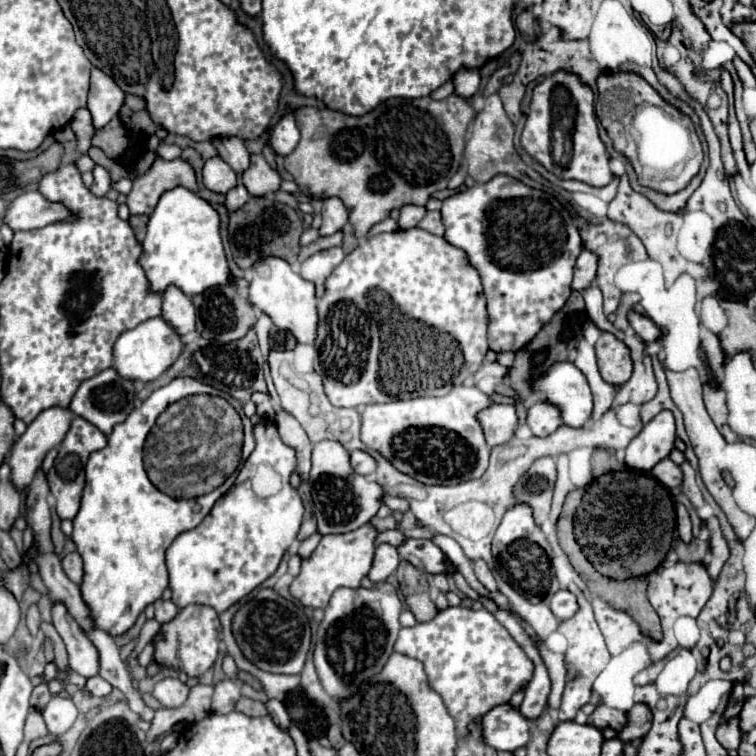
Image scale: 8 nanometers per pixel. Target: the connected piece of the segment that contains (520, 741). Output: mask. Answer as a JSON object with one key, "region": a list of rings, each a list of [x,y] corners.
{"region":[[[509,704],[487,712],[483,716],[481,728],[485,742],[495,750],[515,752],[529,740],[529,720],[525,720],[519,710],[513,710]]]}

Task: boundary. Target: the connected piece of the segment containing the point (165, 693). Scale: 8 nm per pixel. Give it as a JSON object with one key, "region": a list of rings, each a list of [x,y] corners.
{"region":[[[163,678],[153,686],[151,696],[161,702],[165,708],[179,708],[189,694],[189,688],[177,678]]]}

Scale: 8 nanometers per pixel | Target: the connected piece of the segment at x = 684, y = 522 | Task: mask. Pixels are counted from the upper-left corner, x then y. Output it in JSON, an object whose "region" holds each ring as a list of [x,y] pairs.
{"region":[[[683,504],[677,506],[677,530],[679,530],[679,538],[683,542],[689,542],[691,536],[691,520],[689,520],[689,512],[685,510]]]}

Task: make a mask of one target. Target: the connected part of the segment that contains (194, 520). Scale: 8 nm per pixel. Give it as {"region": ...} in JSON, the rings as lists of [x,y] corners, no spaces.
{"region":[[[175,378],[171,384],[155,390],[147,400],[143,400],[143,404],[135,408],[125,422],[117,424],[107,438],[107,446],[93,452],[85,466],[87,482],[81,496],[81,508],[73,518],[71,538],[83,558],[83,582],[79,586],[81,596],[89,608],[95,628],[105,630],[111,636],[125,634],[145,606],[161,598],[169,584],[165,550],[181,532],[195,528],[209,514],[217,498],[224,495],[237,478],[238,470],[207,496],[187,500],[163,496],[163,492],[159,492],[147,476],[143,446],[159,412],[163,412],[163,408],[175,400],[197,394],[221,396],[237,410],[245,426],[245,444],[240,460],[240,464],[243,464],[255,448],[255,438],[253,424],[243,414],[241,404],[226,392],[219,392],[207,384],[201,384],[199,380]]]}

